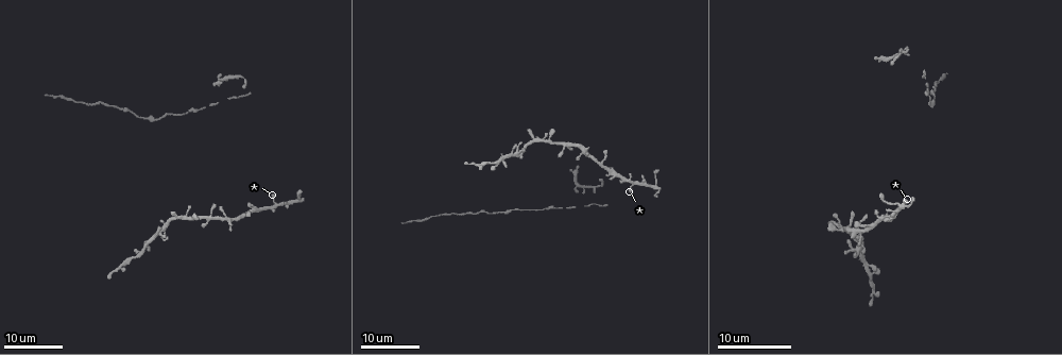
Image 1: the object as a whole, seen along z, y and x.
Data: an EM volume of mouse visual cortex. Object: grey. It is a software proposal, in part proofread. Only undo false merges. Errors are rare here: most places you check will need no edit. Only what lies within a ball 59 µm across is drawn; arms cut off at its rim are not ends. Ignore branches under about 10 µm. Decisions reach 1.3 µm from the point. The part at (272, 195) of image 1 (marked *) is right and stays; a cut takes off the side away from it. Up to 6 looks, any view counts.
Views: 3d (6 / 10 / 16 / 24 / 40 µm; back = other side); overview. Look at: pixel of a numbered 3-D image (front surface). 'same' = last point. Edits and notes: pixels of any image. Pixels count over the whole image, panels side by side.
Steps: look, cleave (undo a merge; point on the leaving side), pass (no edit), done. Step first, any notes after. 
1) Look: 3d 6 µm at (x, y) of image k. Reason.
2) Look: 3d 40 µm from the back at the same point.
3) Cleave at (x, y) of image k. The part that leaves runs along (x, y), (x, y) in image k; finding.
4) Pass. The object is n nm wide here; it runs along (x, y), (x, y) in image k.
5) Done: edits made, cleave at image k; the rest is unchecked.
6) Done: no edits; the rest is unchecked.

Look: 3d 16 µm at (202, 217) of image 1.

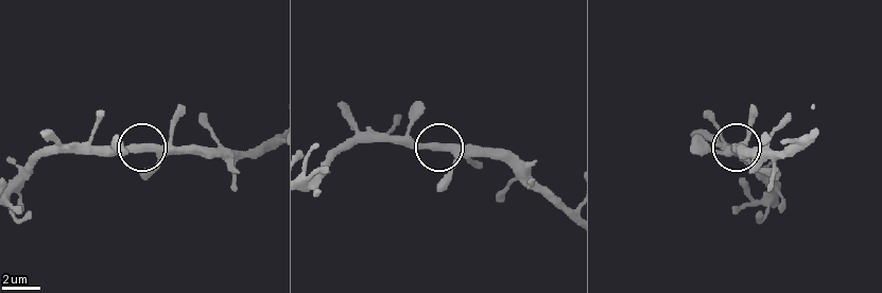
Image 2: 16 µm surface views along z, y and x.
Look: 3d 6 µm at (436, 146) of image 2.

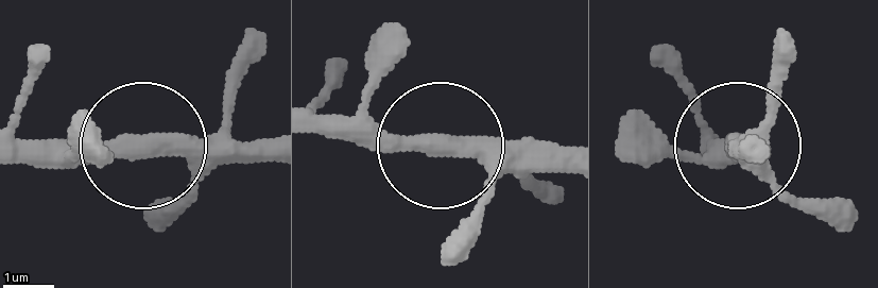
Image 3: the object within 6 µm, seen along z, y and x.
Pass. It runs along (571, 172), (496, 172), (432, 147), (317, 134) in image 3; continuous, no second cell.

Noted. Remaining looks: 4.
Look: 3d 16 µm at (513, 154) of image 1.

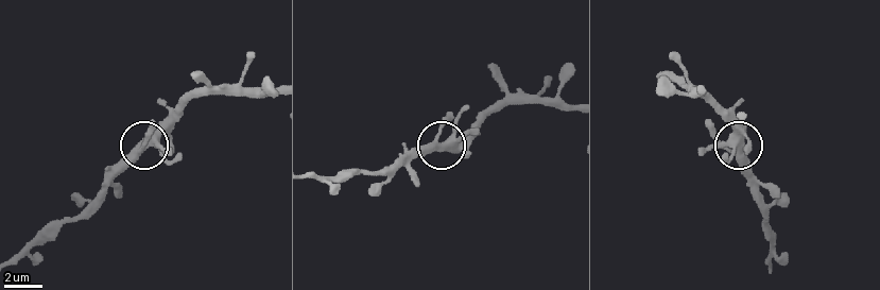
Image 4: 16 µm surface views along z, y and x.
Look: 3d 6 µm at (440, 146) of image 4.

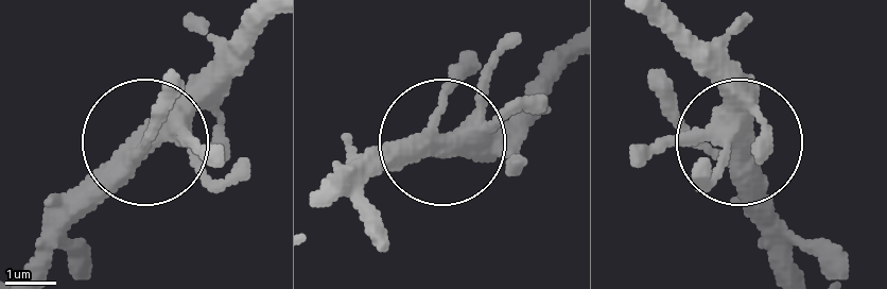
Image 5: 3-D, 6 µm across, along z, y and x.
Pass. It runs along (276, 21), (39, 258) in image 5; one cell here.

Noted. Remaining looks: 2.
Look: 3d 16 µm at (133, 258) of image 1. A narrow waist.

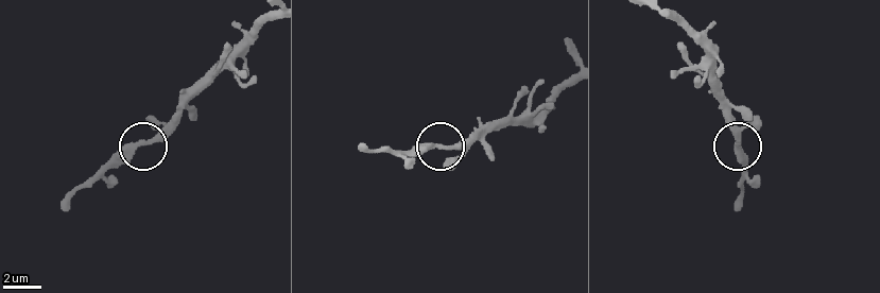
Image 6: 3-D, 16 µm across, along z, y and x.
Look: 3d 6 µm at (443, 147) of image 6.

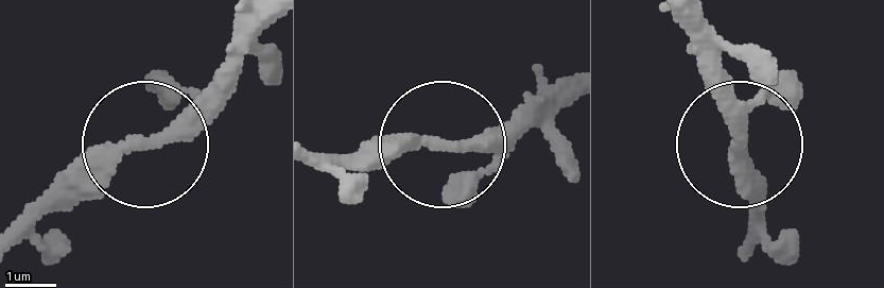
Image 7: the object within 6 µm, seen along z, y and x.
Pass. It runs along (675, 17), (734, 132), (747, 241) in image 7; one cell here.

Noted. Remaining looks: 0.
Done: no edits; the rest is unchecked.

